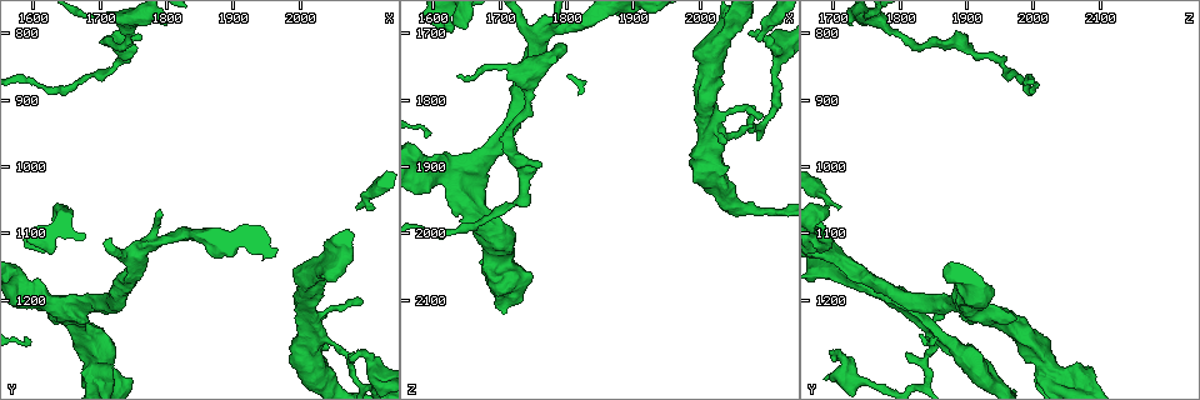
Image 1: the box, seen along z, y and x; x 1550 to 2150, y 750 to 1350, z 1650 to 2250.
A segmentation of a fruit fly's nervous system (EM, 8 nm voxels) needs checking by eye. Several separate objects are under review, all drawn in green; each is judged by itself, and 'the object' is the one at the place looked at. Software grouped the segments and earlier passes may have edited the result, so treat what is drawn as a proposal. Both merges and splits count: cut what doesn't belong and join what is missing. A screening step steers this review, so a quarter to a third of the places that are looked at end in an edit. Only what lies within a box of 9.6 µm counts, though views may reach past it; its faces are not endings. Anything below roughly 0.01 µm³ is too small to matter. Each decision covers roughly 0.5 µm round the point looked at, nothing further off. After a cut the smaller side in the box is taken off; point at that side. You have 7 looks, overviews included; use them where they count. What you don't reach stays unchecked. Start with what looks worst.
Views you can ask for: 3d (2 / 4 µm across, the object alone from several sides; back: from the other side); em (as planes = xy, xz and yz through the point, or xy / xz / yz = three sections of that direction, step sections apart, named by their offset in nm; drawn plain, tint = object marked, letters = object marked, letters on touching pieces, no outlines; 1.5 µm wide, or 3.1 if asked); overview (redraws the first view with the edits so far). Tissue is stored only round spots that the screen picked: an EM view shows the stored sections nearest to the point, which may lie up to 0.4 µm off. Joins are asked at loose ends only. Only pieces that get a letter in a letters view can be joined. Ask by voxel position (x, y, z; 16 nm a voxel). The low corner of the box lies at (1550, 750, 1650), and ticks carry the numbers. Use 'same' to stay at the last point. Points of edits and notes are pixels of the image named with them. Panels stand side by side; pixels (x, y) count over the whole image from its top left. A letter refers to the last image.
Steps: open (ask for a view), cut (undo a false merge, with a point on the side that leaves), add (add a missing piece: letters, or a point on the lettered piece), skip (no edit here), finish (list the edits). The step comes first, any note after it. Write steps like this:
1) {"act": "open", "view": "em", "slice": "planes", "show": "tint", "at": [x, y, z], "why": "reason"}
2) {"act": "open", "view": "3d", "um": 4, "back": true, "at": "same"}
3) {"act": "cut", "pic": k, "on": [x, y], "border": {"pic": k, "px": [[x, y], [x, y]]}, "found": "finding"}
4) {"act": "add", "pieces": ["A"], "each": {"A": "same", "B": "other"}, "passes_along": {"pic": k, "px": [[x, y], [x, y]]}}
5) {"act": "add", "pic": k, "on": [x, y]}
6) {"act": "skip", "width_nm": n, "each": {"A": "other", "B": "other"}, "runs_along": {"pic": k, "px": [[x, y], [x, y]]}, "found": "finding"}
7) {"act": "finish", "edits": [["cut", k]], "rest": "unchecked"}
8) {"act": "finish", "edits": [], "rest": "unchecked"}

{"act": "open", "view": "em", "slice": "planes", "show": "letters", "at": [2075, 1290, 1700], "why": "an open end"}

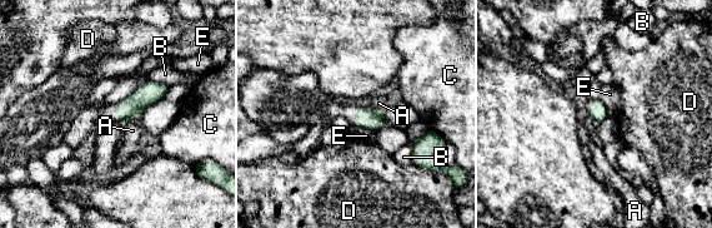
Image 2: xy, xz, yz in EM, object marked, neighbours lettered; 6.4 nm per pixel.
{"act": "skip", "each": {"A": "other", "B": "other", "C": "other", "D": "other", "E": "other"}, "border": {"pic": 2, "px": [[138, 115], [123, 123]]}, "found": "none of them fits"}

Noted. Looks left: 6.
{"act": "open", "view": "3d", "um": 2, "at": [1760, 1140, 1710], "why": "calibre changes"}

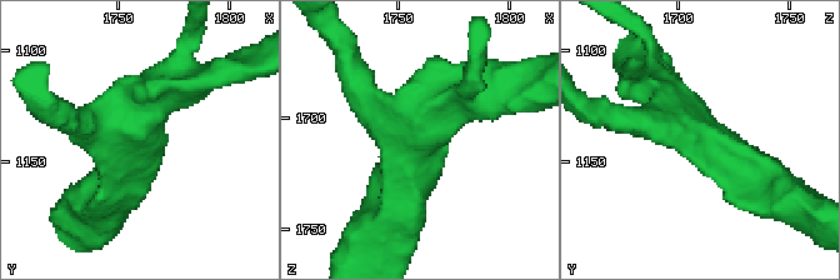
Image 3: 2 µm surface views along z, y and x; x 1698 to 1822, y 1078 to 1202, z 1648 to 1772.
{"act": "open", "view": "em", "slice": "planes", "show": "letters", "at": [1755, 1139, 1710], "arms": 3, "arm_widths_nm": [200, 260, 320], "why": "need the tissue"}

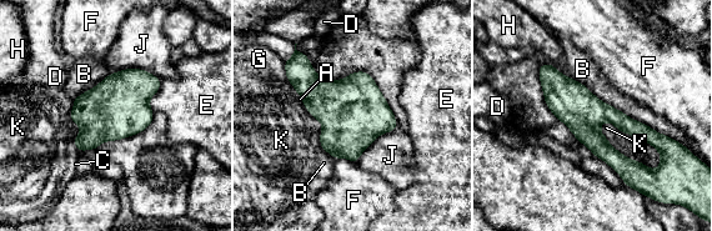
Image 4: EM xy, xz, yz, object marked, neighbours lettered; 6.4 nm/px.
{"act": "skip", "longest_contact_nm": ["B", 800], "each": {"A": "other", "B": "other", "C": "other", "D": "other", "E": "other", "F": "other", "G": "other", "H": "other", "J": "other", "K": "other"}, "found": "all the same neuron"}

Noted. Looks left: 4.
{"act": "open", "view": "em", "slice": "xy", "step": 8, "show": "letters", "at": [2080, 1320, 1845], "why": "abrupt turn"}

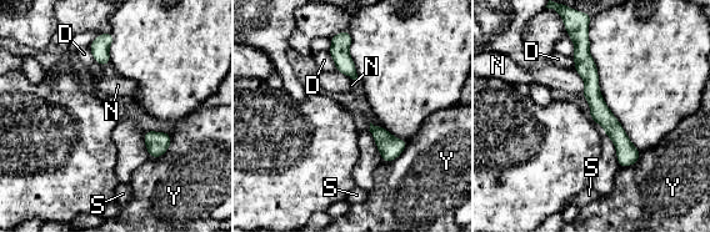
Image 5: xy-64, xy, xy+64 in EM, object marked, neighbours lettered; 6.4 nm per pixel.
{"act": "skip", "longest_contact_nm": ["Y", 200], "each": {"D": "other", "N": "other", "S": "other", "Y": "other"}, "runs_along": {"pic": 5, "px": [[585, 40], [591, 92], [629, 162]]}, "found": "all the same neuron"}

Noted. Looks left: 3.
{"act": "finish", "edits": [], "rest": "unchecked"}

